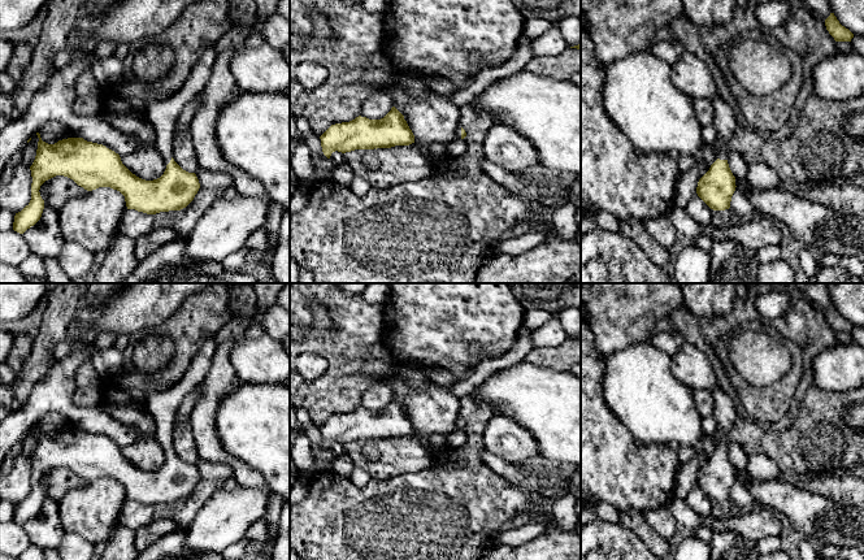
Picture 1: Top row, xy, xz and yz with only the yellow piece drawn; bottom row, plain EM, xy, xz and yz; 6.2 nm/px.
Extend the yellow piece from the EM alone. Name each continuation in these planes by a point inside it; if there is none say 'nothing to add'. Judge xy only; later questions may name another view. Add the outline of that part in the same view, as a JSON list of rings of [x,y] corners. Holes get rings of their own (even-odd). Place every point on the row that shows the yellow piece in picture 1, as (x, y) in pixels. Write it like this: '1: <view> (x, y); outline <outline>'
1: xy (164, 114); outline [[[216,44],[205,49],[201,58],[194,65],[184,84],[164,100],[152,100],[147,105],[148,118],[156,130],[157,148],[168,165],[173,157],[173,140],[177,121],[184,107],[194,100],[210,78],[217,57]]]

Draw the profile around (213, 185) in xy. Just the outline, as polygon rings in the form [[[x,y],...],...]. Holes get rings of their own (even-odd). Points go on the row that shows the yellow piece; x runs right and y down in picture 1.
[[[199,169],[195,174],[200,188],[194,200],[186,208],[178,210],[178,217],[173,225],[178,236],[182,238],[188,236],[205,210],[221,199],[229,187],[234,186],[233,177],[226,173]]]

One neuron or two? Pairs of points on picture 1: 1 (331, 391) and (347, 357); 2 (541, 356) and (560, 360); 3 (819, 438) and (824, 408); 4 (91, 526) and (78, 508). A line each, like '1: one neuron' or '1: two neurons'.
1: one neuron
2: one neuron
3: one neuron
4: one neuron

